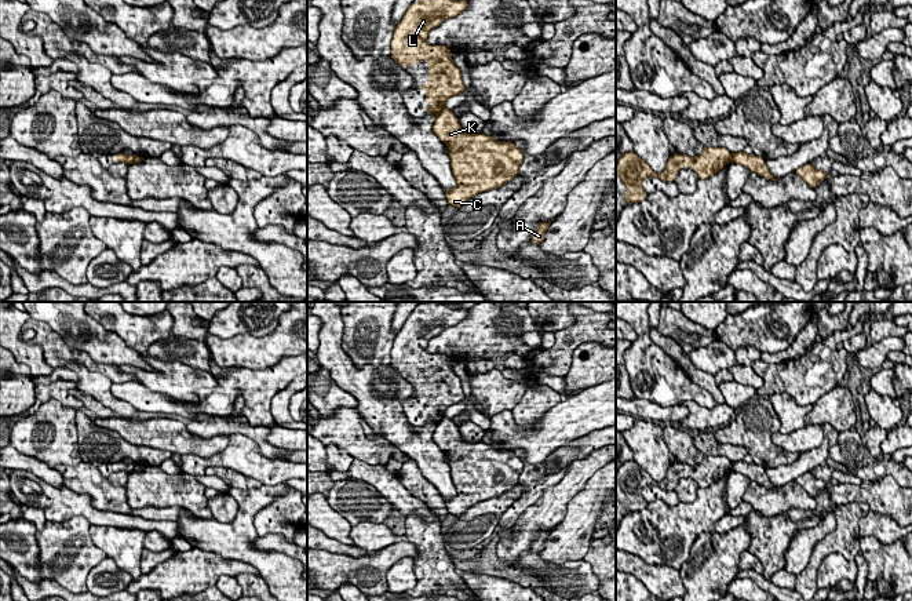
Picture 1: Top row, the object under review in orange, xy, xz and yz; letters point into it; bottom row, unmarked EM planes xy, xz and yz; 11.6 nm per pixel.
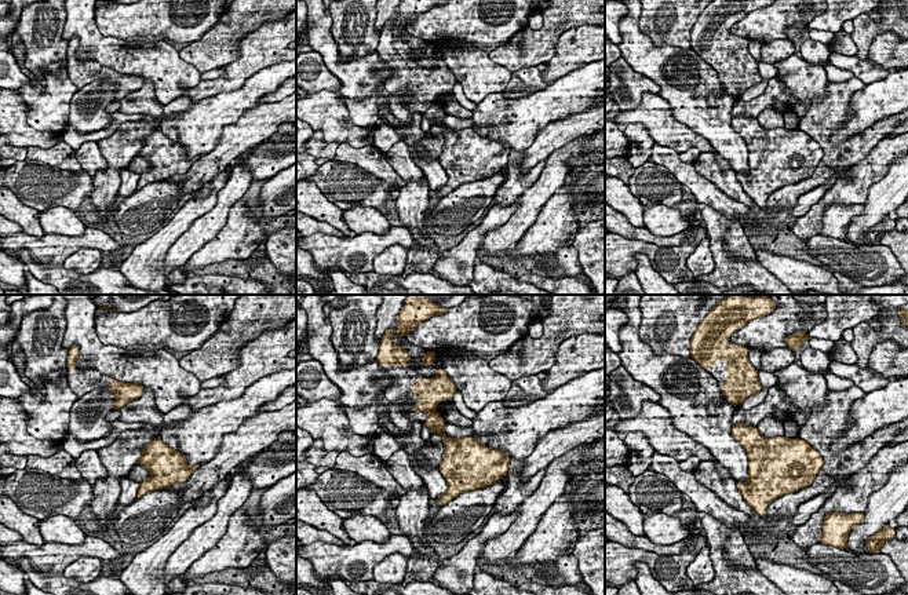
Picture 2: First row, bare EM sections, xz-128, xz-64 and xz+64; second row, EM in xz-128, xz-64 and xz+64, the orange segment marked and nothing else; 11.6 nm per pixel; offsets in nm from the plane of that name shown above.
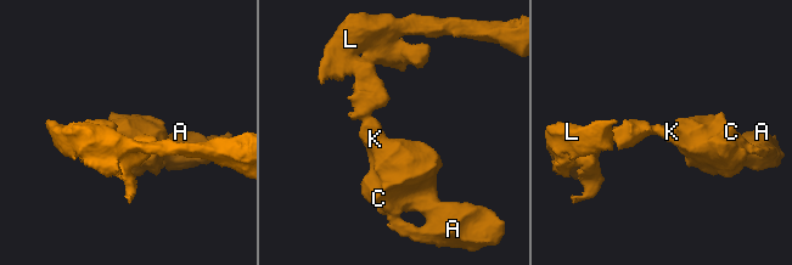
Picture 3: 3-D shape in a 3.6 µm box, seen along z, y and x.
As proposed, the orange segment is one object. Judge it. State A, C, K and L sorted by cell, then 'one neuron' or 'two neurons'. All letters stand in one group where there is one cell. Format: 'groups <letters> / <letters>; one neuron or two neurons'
groups A C K / L; two neurons

